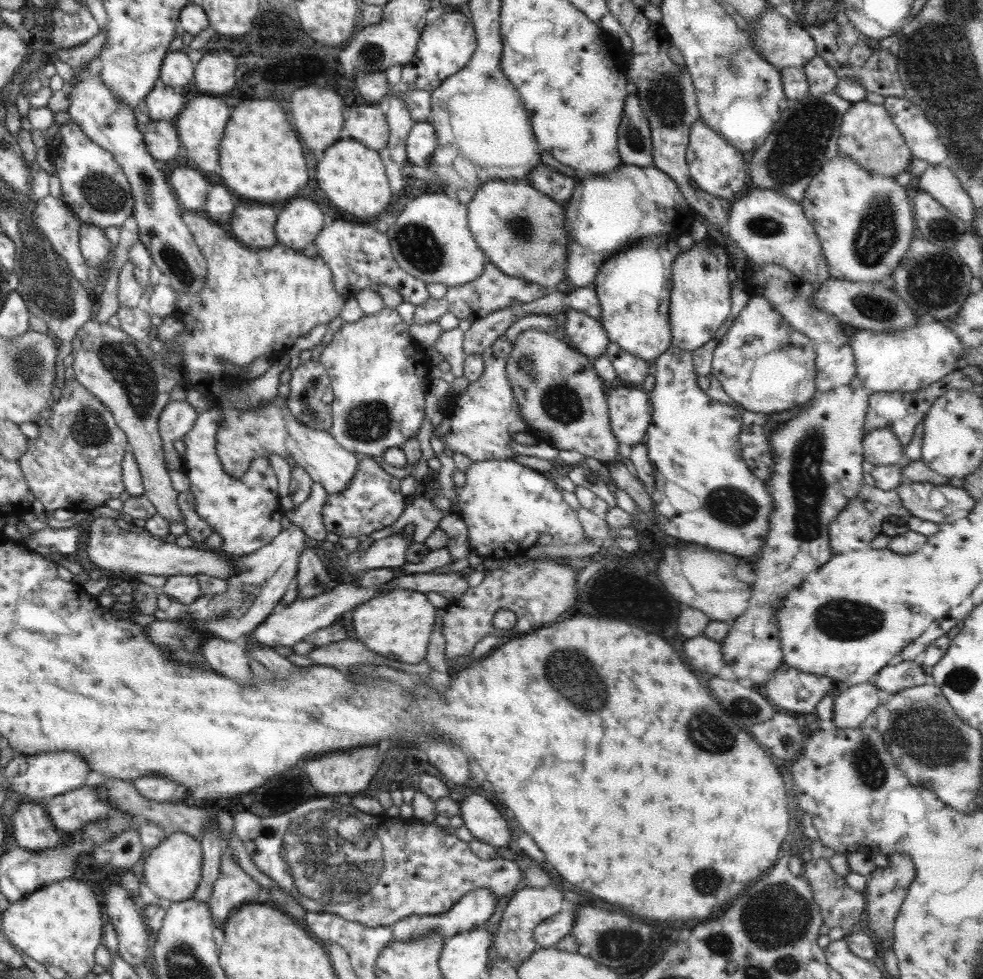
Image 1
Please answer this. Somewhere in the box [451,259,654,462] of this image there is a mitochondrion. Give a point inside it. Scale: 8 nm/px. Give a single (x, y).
(560, 403)

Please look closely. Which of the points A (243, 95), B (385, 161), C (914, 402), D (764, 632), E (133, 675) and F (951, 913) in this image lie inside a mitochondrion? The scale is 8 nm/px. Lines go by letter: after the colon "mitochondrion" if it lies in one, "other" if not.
A: other
B: other
C: other
D: other
E: other
F: other

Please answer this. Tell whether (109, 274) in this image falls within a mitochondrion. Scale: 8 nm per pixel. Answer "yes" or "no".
no

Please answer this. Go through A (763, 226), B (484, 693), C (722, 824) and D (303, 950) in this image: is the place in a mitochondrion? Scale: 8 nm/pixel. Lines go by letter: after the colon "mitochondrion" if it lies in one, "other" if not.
A: mitochondrion
B: other
C: other
D: other

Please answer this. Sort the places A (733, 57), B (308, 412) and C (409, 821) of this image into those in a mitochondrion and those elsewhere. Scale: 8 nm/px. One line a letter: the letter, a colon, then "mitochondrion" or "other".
A: mitochondrion
B: mitochondrion
C: other

